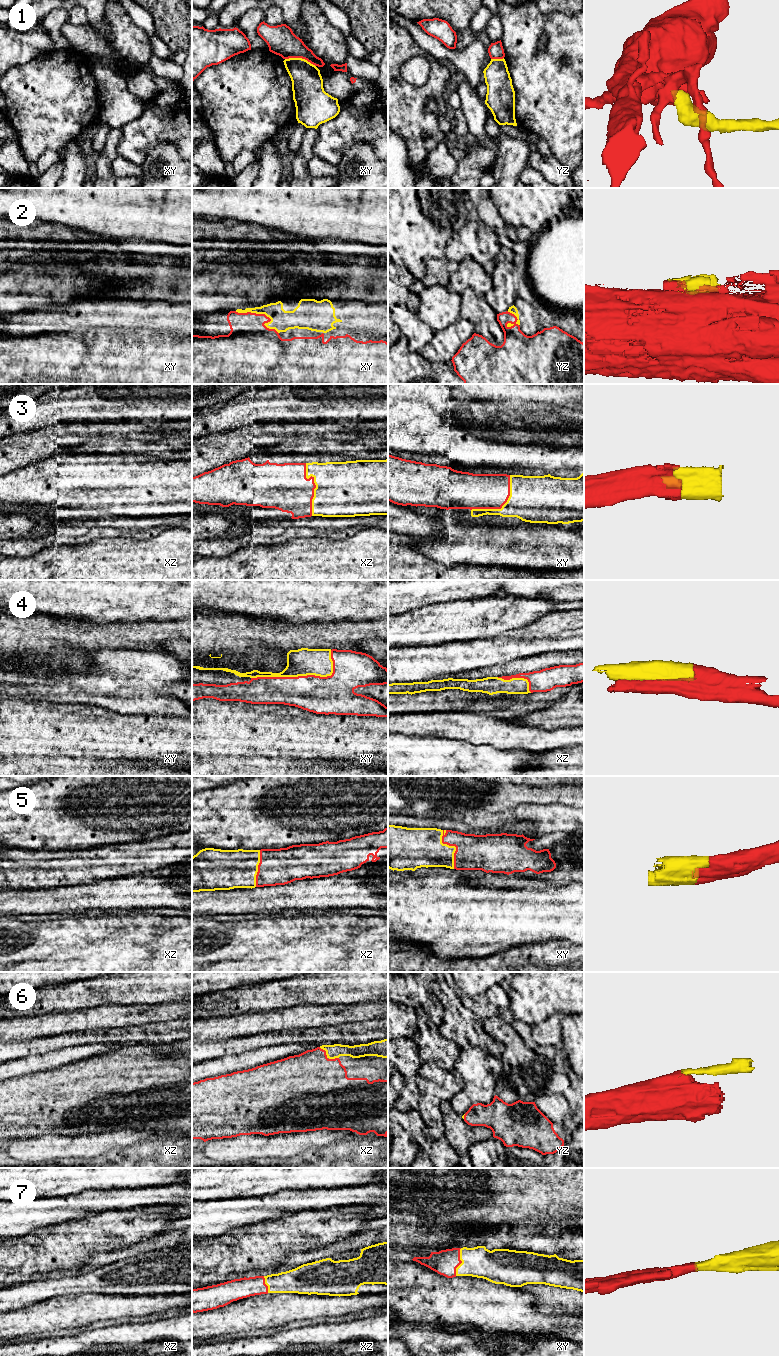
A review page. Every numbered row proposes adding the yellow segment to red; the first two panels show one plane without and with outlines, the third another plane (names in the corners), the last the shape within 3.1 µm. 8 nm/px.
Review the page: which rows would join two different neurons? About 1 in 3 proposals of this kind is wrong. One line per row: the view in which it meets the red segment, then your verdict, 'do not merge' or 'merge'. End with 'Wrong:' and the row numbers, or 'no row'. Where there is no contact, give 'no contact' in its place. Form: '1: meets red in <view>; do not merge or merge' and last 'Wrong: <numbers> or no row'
1: meets red in xy; do not merge
2: meets red in xy; do not merge
3: meets red in xy; merge
4: meets red in xy; merge
5: meets red in xy; merge
6: meets red in xz; merge
7: meets red in xy; merge
Wrong: 1, 2

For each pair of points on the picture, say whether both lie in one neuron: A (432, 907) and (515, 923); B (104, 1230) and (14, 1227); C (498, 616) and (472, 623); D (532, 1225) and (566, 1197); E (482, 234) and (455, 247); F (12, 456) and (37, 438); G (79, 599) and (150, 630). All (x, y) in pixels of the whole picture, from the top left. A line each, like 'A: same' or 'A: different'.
A: same
B: different
C: same
D: different
E: same
F: same
G: different

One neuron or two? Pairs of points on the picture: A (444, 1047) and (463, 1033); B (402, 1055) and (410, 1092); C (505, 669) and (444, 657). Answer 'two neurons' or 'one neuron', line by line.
A: two neurons
B: one neuron
C: two neurons

